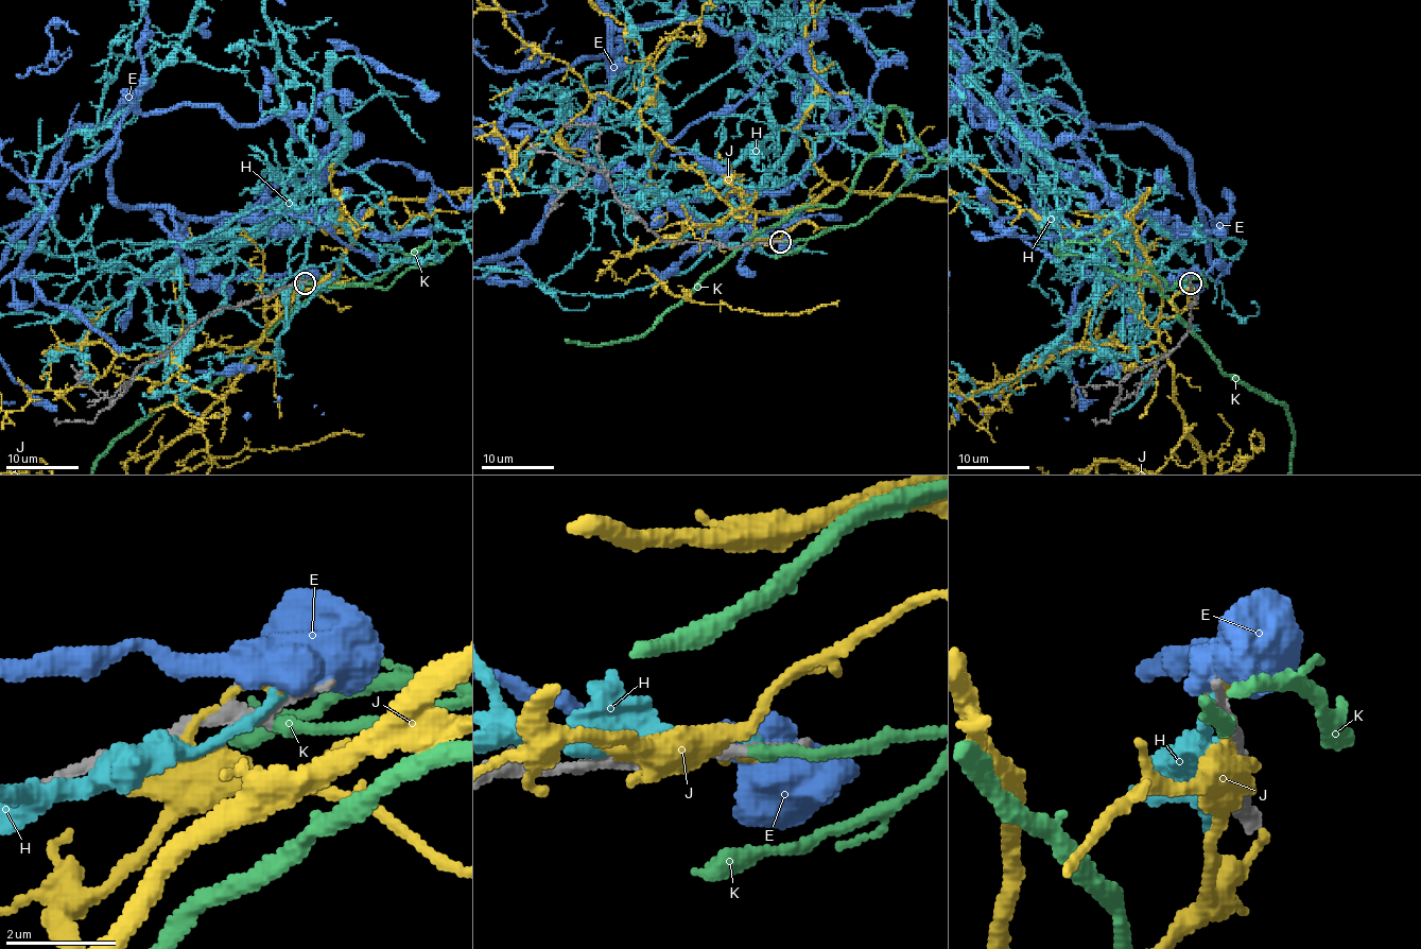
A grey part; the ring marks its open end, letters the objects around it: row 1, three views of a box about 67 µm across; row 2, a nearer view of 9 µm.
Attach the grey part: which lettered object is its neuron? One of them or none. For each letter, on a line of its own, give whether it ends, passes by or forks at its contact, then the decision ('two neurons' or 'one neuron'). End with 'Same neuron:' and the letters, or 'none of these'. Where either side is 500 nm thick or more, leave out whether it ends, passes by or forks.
E: two neurons
H: it ends | two neurons
J: it ends | two neurons
K: it ends | one neuron
Same neuron: K

